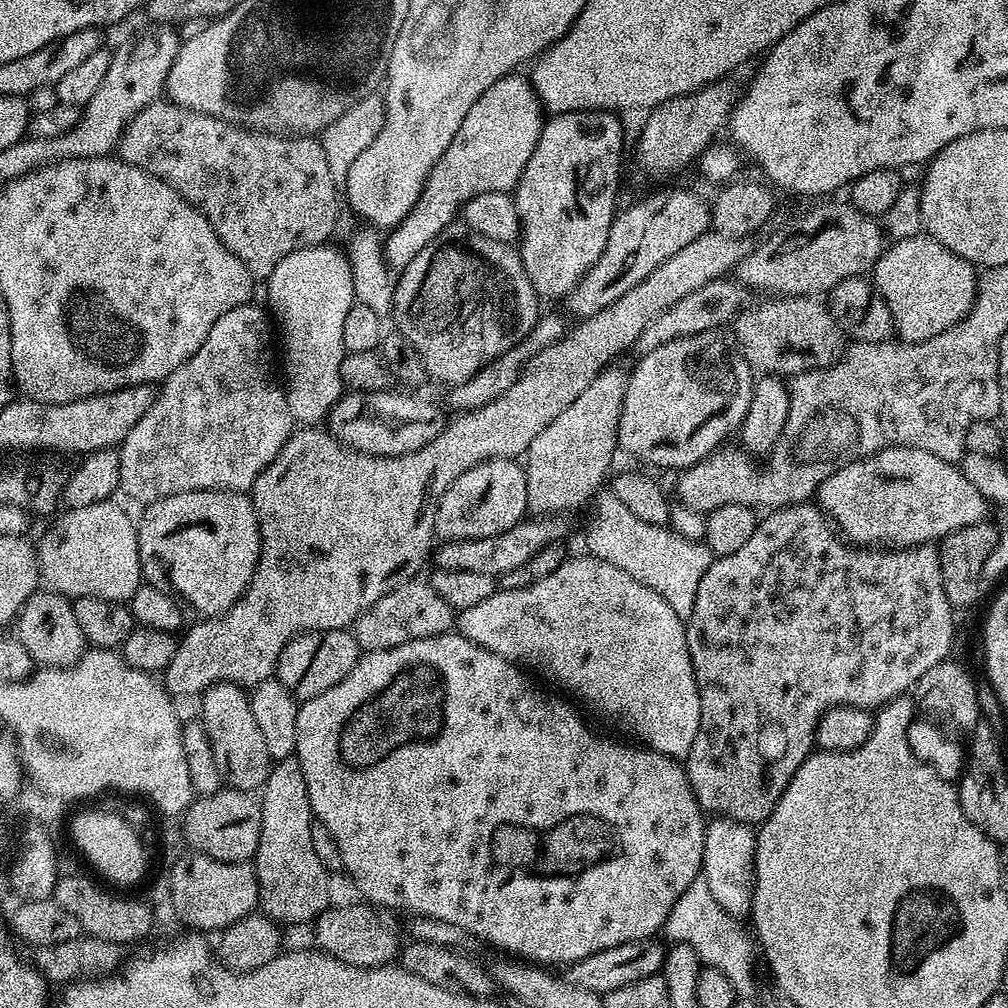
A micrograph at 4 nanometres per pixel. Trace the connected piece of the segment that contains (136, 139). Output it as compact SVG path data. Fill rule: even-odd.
M160 98L151 104L147 104L141 112L132 119L120 136L118 145L119 159L126 161L130 166L138 166L154 178L166 182L172 189L180 195L183 200L190 202L197 210L210 222L210 226L218 234L218 238L246 266L246 270L254 278L267 278L288 254L302 250L306 247L318 247L327 245L332 240L336 232L336 222L338 210L336 210L336 192L338 196L338 184L331 177L329 163L326 160L326 153L319 139L310 136L282 136L271 132L261 132L259 130L249 130L239 124L227 124L225 120L214 118L210 114L195 112L189 108L183 108L177 104Z

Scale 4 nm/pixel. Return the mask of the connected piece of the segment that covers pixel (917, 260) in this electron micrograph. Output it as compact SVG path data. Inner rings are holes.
M917 234L890 246L872 267L871 283L892 315L895 335L905 344L917 344L942 330L950 330L976 300L977 269L933 236Z

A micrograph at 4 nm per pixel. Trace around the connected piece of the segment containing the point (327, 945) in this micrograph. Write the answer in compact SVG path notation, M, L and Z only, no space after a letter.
M367 902L359 903L344 904L341 908L329 906L316 917L314 927L316 940L320 943L317 944L319 951L359 968L383 968L391 965L400 955L402 939L379 907Z

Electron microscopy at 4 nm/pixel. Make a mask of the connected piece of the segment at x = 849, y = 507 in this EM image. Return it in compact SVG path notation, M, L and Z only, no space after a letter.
M883 448L873 456L842 466L820 484L814 500L847 543L866 548L883 546L888 550L939 542L950 533L985 519L990 511L988 501L962 478L956 464L947 464L942 458L934 458L934 454L917 448Z

